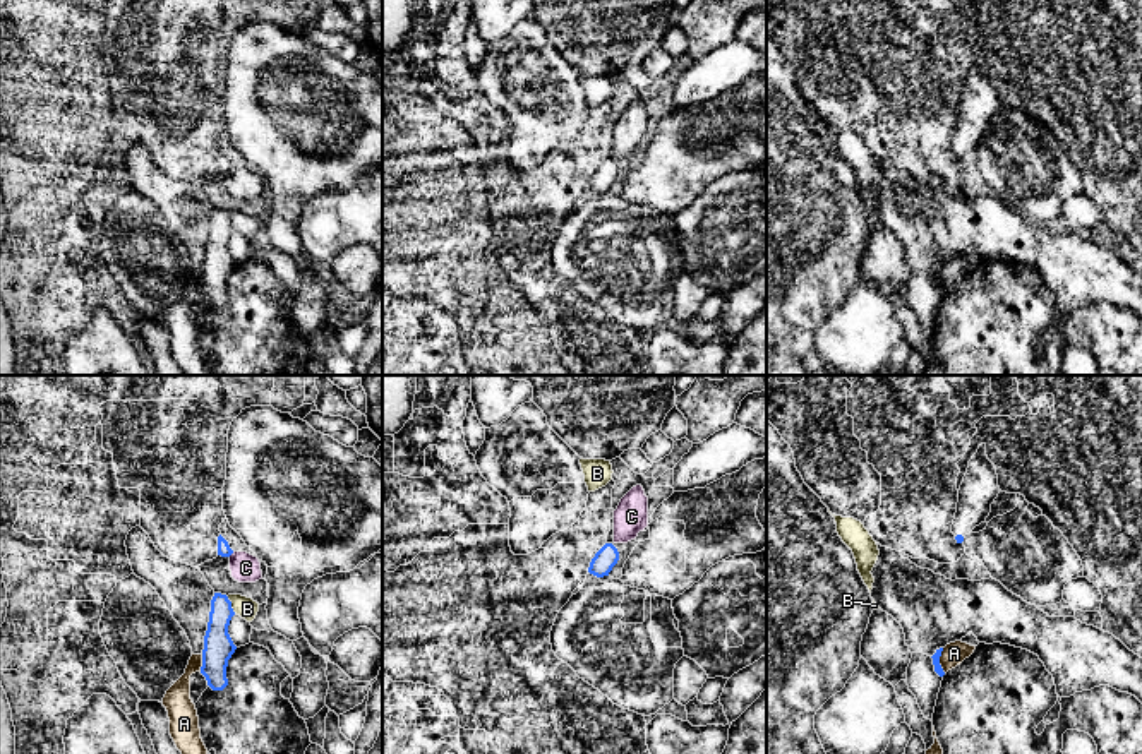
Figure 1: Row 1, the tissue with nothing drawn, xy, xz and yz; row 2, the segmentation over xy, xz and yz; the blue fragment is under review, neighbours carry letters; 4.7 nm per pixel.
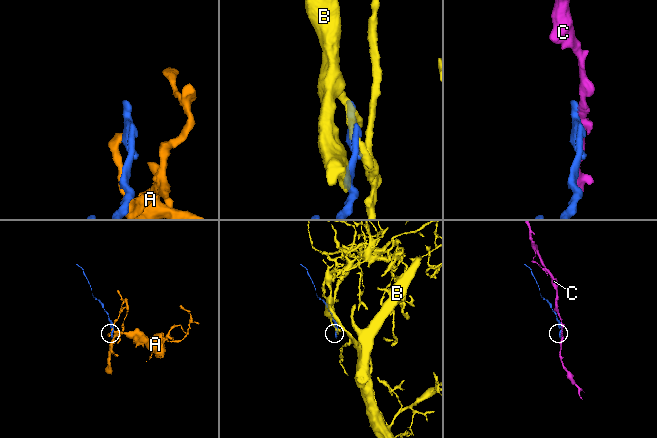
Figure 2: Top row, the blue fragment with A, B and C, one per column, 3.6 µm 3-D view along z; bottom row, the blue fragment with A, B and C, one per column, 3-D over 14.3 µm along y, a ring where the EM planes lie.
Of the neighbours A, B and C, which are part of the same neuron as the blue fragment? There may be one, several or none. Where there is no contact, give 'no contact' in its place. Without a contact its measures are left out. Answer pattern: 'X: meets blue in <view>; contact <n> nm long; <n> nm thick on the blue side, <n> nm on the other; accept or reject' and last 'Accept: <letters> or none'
A: meets blue in yz; contact 120 nm long; 40 nm thick on the blue side, 110 nm on the other; reject
B: meets blue in xy; contact 90 nm long; 140 nm thick on the blue side, 100 nm on the other; reject
C: meets blue in xy; contact 40 nm long; 60 nm thick on the blue side, 140 nm on the other; reject
Accept: none

